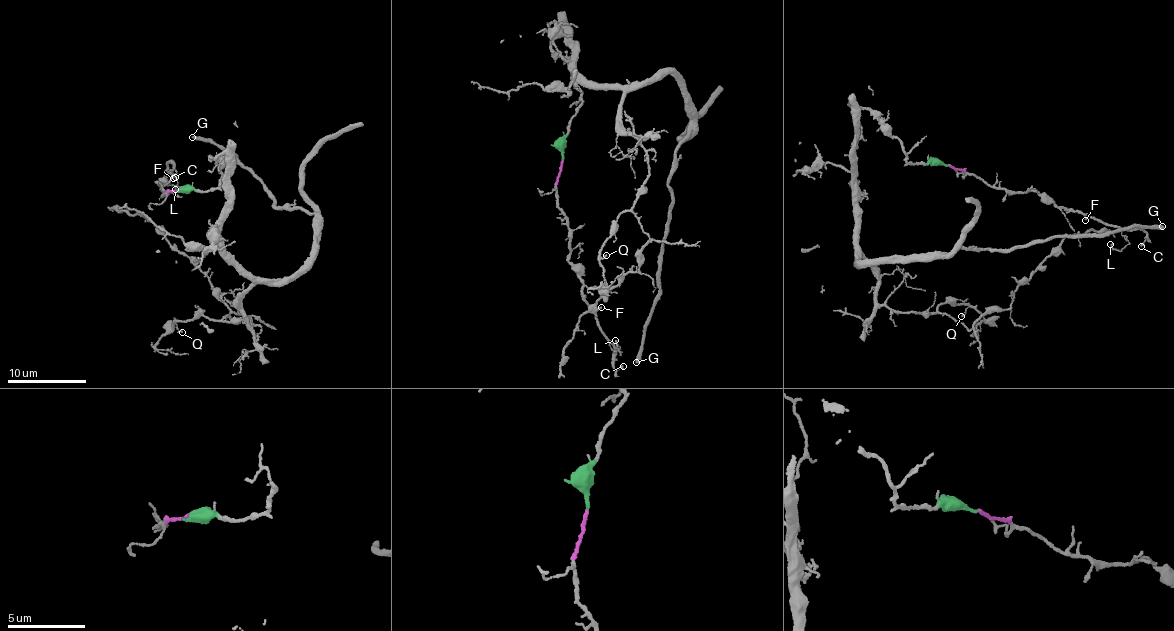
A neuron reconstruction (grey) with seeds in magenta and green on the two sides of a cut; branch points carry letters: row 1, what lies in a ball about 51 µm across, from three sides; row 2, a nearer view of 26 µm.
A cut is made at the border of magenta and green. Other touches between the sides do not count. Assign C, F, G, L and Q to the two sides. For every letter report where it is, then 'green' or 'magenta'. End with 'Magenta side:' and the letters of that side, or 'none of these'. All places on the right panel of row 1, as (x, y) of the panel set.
C: place (1141, 246); magenta
F: place (1085, 220); magenta
G: place (1162, 226); green
L: place (1110, 244); magenta
Q: place (961, 316); green
Magenta side: C, F, L

